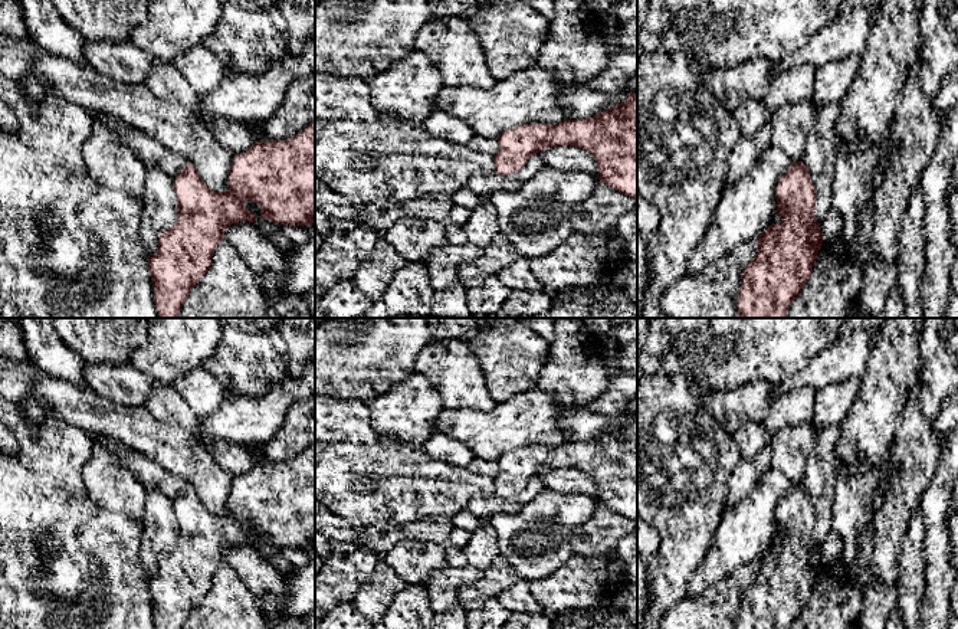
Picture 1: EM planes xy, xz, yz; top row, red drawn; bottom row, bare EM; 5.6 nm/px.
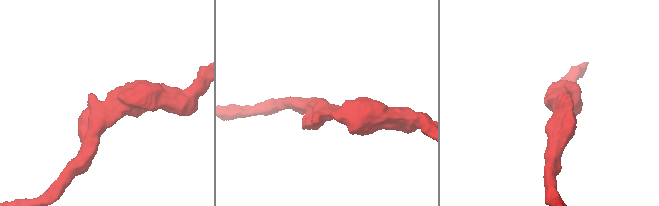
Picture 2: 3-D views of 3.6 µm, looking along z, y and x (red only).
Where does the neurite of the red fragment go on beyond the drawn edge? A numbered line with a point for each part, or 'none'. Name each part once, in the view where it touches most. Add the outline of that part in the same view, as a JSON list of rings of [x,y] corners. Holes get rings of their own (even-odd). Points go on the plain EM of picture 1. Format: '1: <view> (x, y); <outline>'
none

